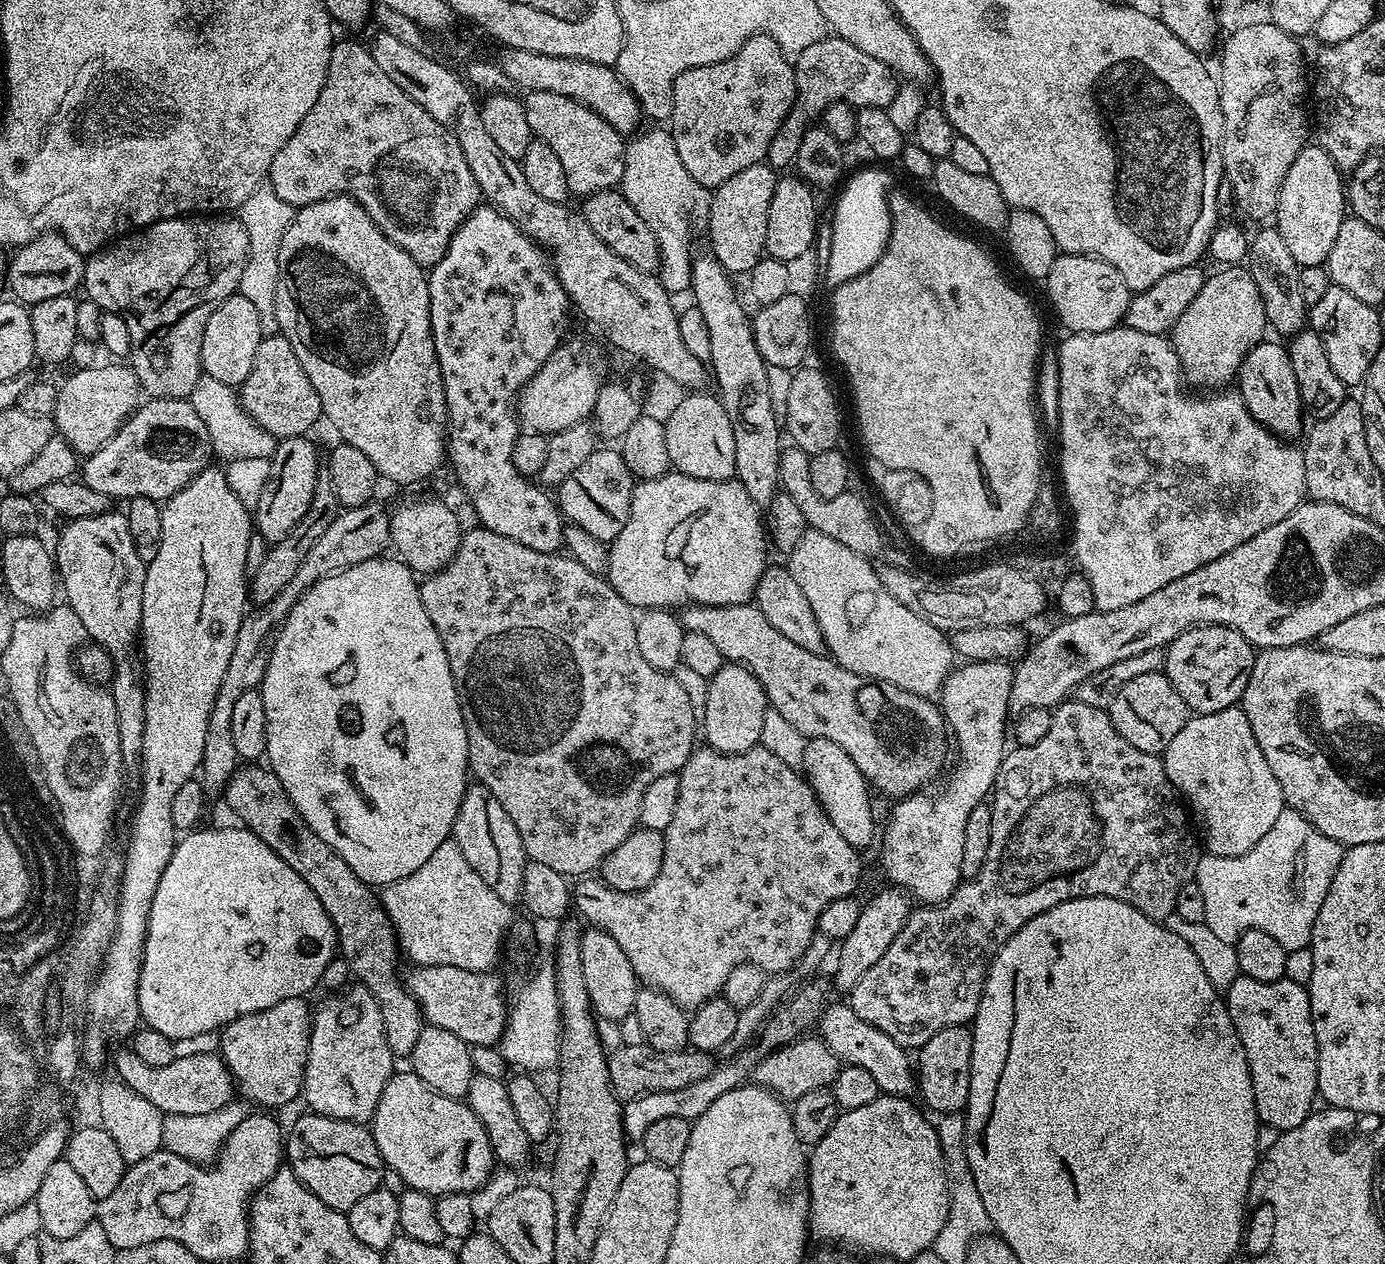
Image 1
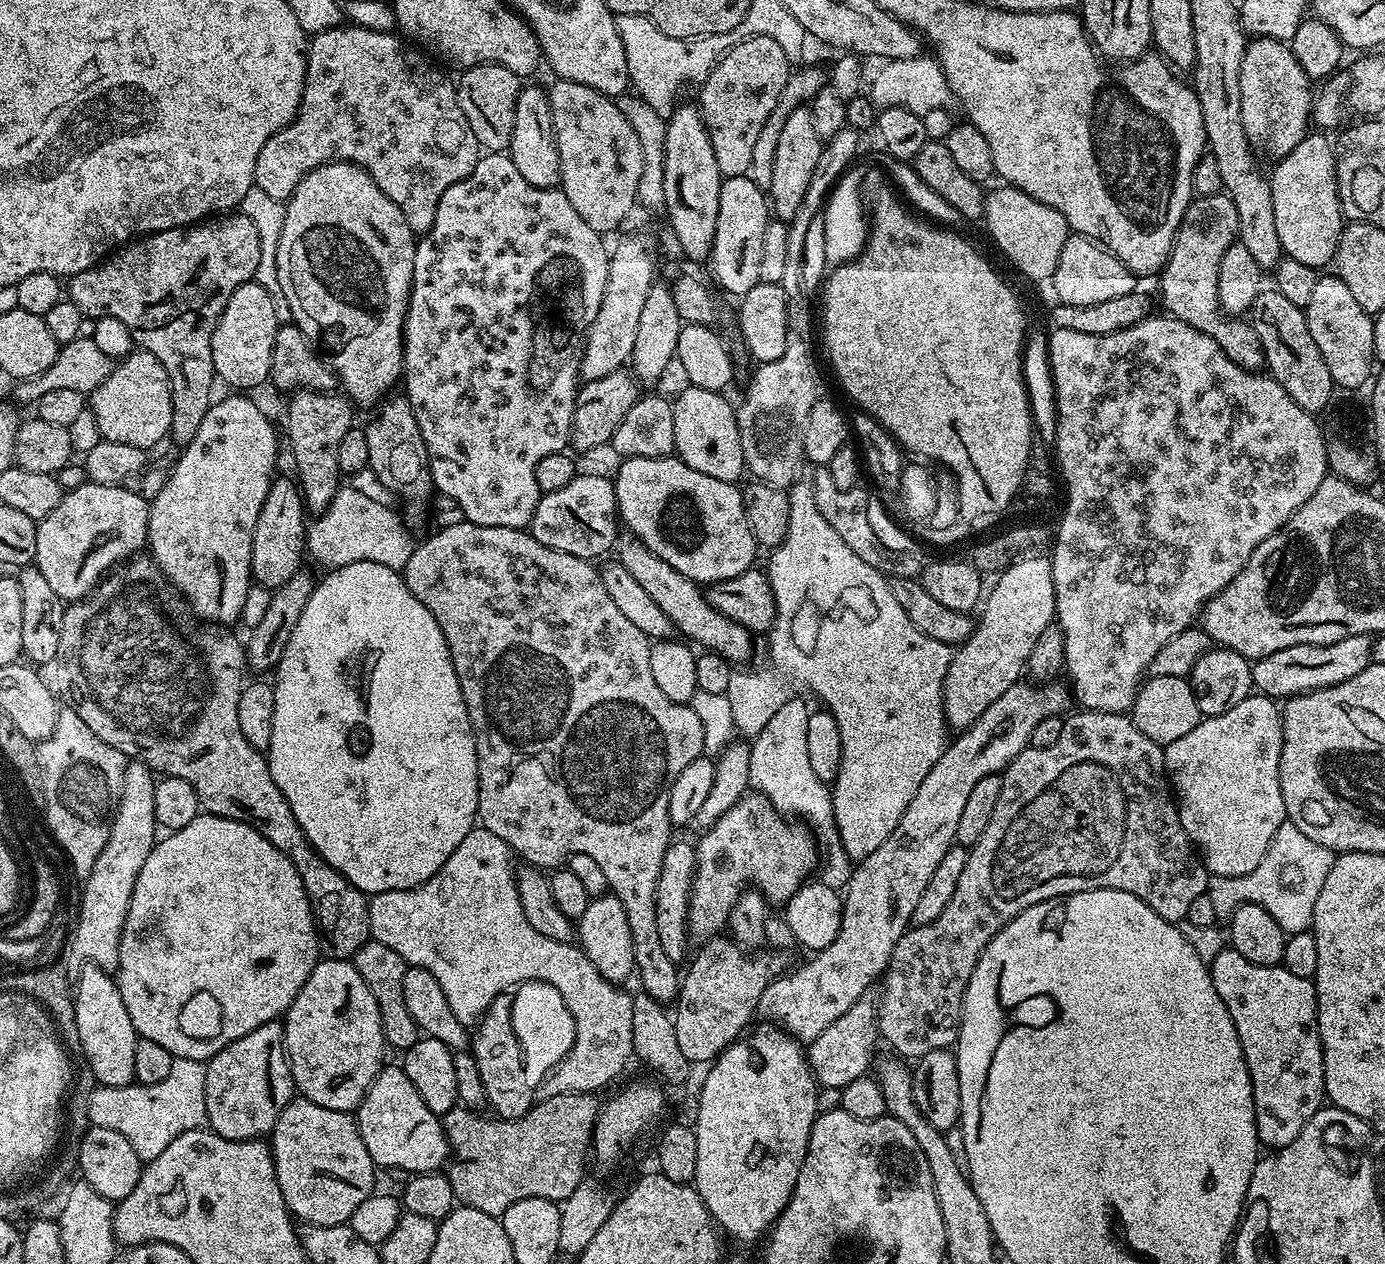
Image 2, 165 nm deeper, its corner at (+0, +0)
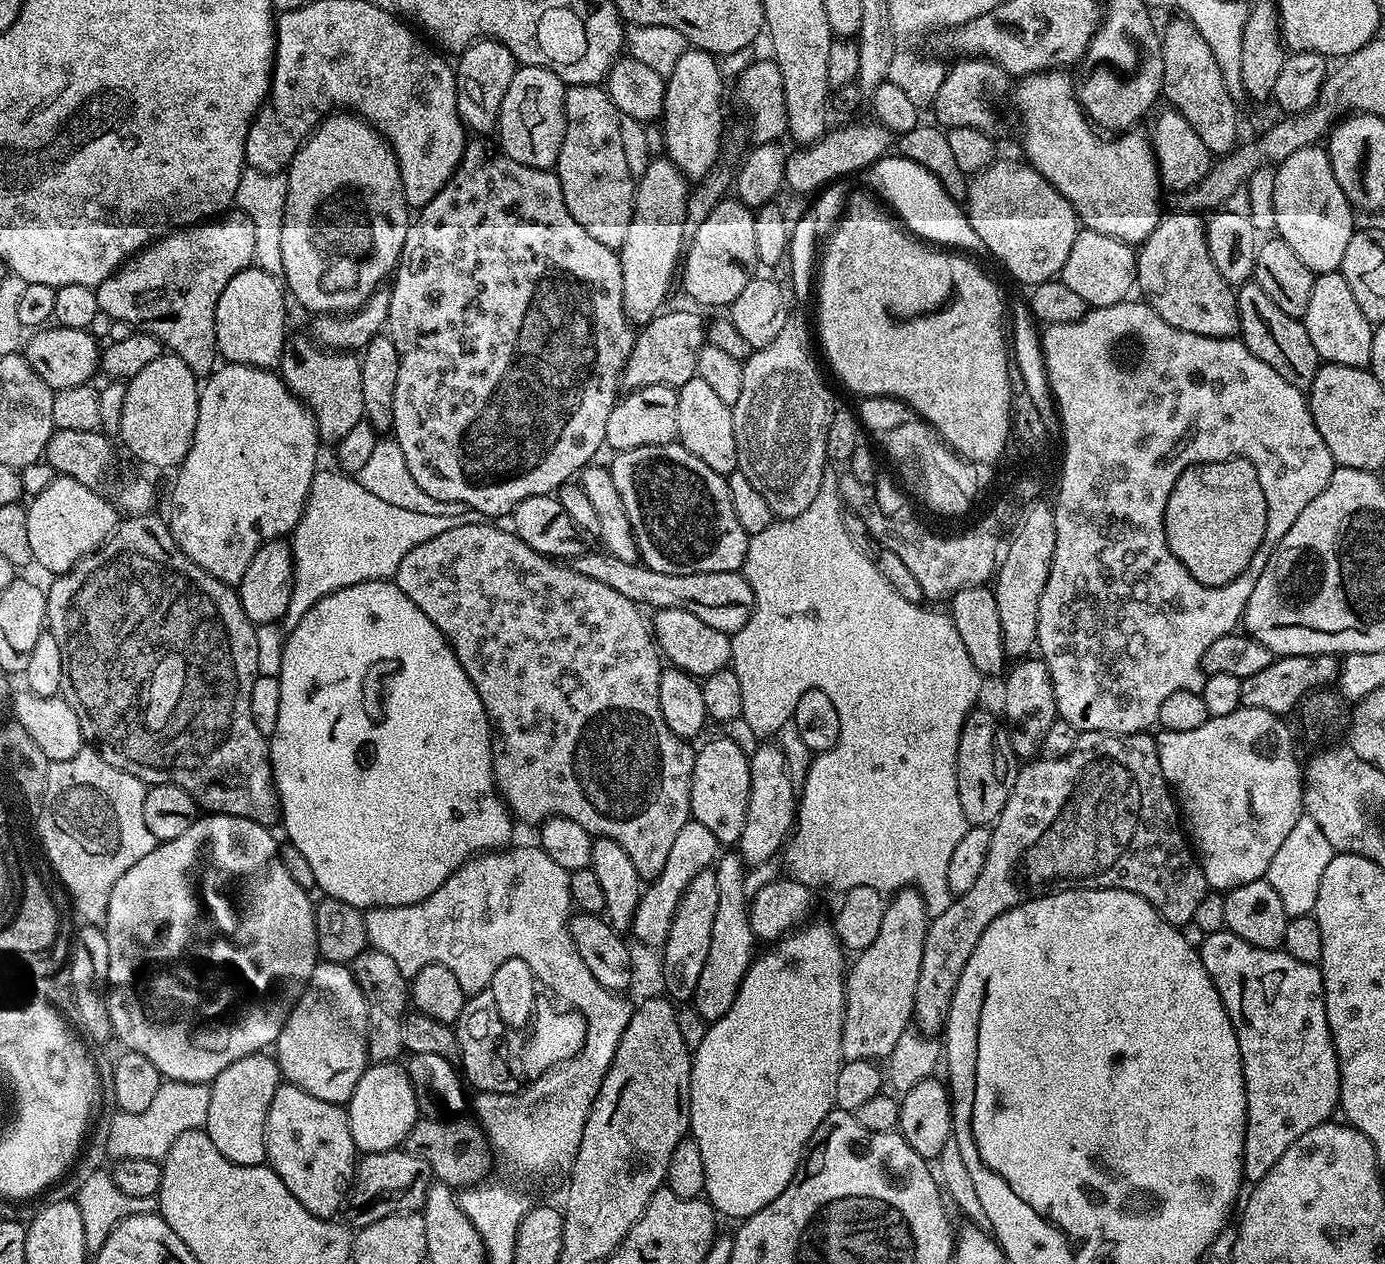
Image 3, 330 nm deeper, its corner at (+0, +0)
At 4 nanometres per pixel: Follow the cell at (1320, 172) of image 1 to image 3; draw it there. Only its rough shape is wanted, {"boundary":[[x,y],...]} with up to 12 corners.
{"boundary":[[1320,146],[1275,167],[1275,235],[1337,271],[1358,224]]}

